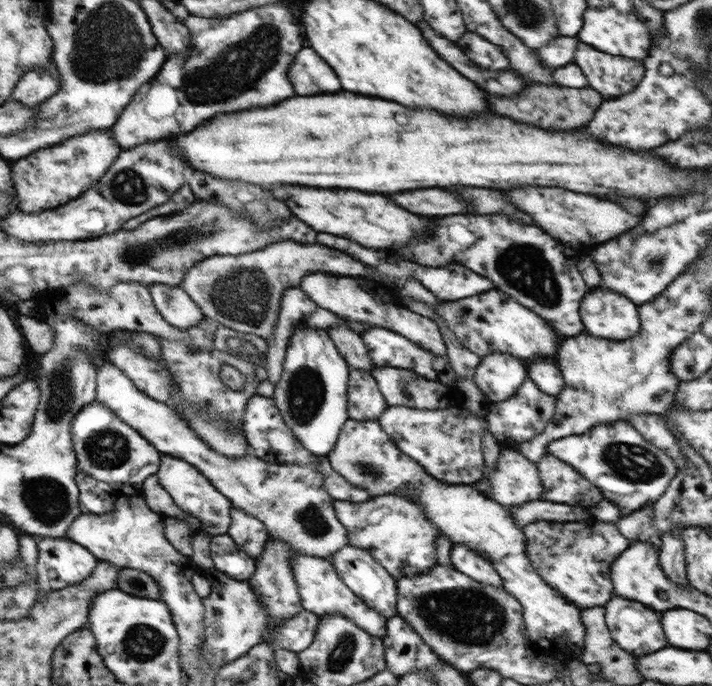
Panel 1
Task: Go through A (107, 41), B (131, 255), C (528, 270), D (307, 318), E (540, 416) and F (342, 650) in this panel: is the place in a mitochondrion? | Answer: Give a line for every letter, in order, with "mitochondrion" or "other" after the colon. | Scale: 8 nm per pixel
A: mitochondrion
B: mitochondrion
C: mitochondrion
D: other
E: mitochondrion
F: mitochondrion

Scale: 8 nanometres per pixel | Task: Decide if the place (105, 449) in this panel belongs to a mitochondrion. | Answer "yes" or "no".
yes

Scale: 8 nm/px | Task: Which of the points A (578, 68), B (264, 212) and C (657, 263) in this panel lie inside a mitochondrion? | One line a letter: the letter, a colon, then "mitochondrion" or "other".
A: other
B: mitochondrion
C: mitochondrion

